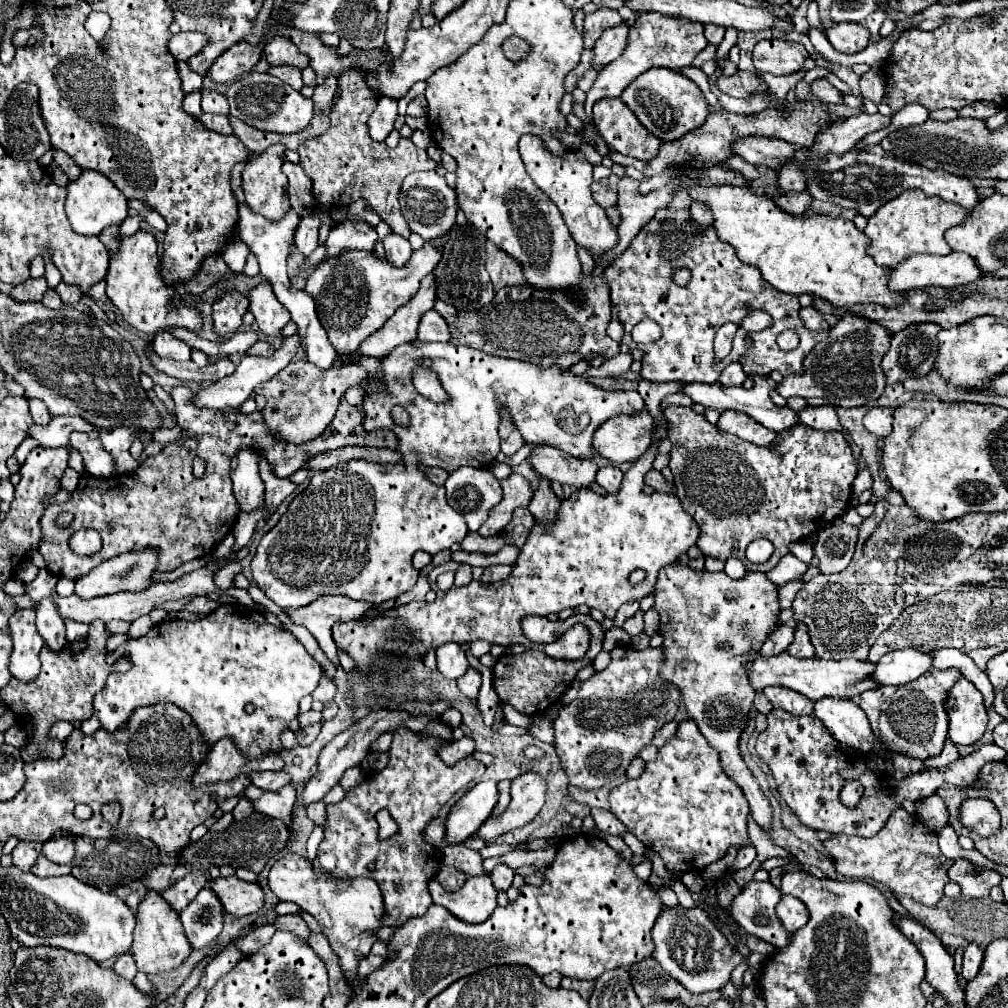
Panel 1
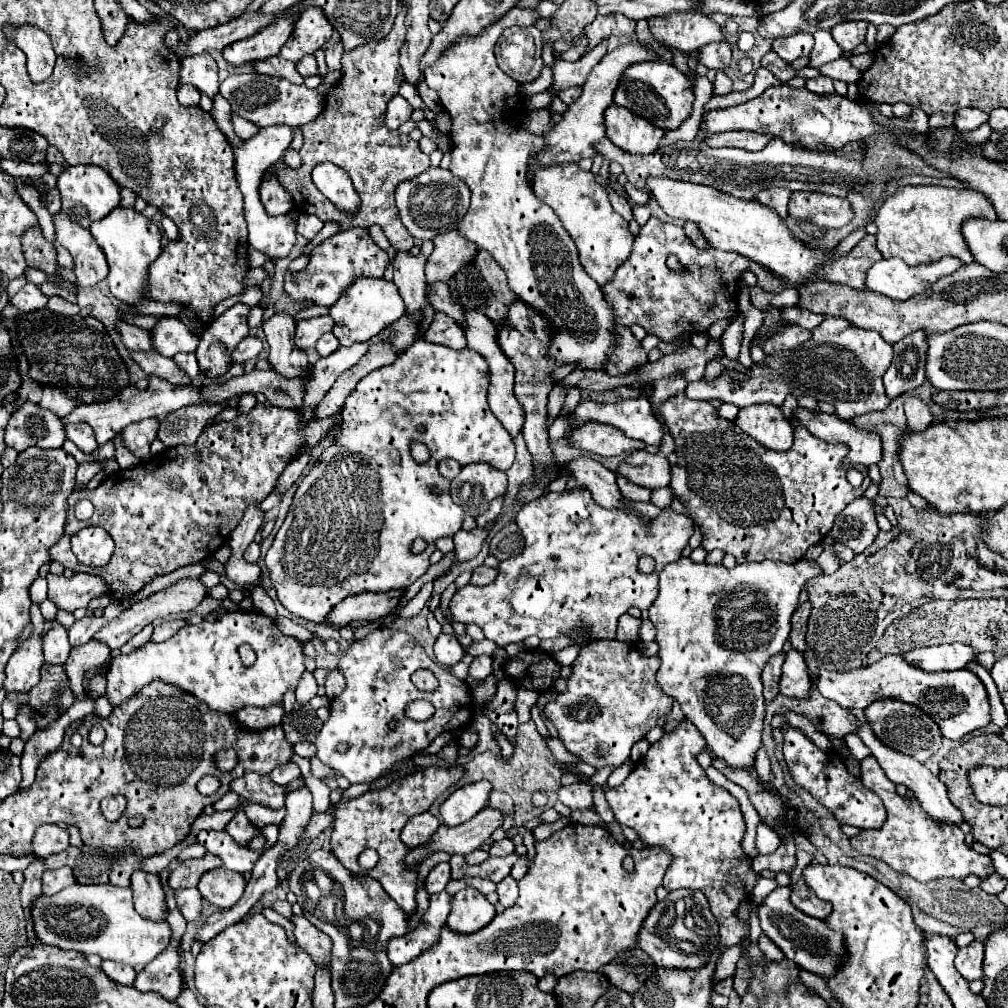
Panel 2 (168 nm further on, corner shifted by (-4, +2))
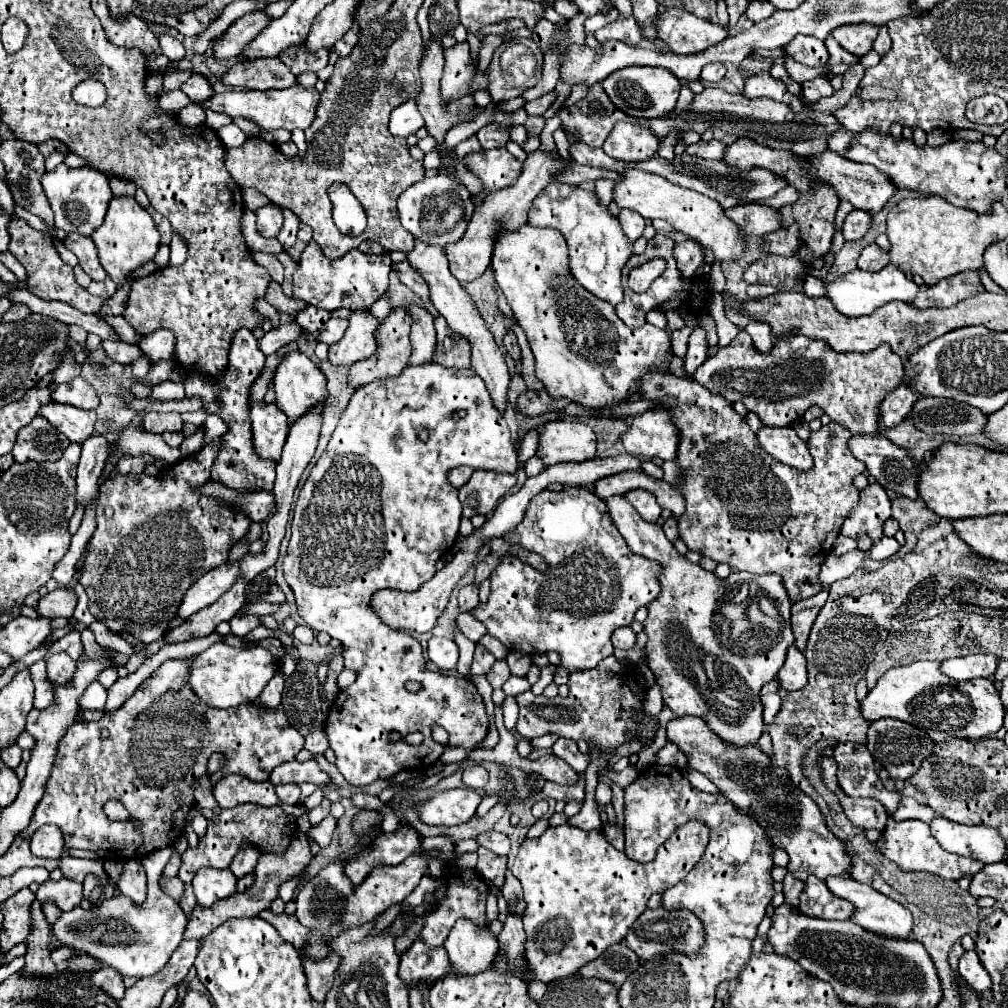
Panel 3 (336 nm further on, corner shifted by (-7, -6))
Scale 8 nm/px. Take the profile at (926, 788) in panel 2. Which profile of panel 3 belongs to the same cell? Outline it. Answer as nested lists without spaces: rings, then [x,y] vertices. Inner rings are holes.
[[[934,813],[934,819],[930,821],[930,831],[934,839],[950,853],[968,855],[972,859],[978,859],[982,863],[996,863],[1004,859],[1006,843],[1002,837],[982,825],[962,825],[954,823],[940,813]]]

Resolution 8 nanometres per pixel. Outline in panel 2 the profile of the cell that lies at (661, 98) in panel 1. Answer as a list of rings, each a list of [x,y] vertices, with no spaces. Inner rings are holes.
[[[643,61],[643,63],[633,63],[623,71],[623,77],[619,81],[619,87],[615,89],[613,103],[619,107],[625,107],[639,117],[647,119],[649,123],[669,131],[677,129],[687,115],[691,113],[691,103],[693,103],[693,87],[689,79],[671,63],[667,61]]]

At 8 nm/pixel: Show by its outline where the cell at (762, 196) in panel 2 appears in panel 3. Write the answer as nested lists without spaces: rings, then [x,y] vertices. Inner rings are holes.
[[[752,203],[726,209],[726,215],[736,221],[746,235],[766,235],[780,229],[780,209]]]

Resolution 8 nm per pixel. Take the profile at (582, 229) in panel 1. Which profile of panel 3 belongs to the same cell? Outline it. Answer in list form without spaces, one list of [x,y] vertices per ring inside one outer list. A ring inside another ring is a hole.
[[[550,183],[534,199],[528,223],[534,223],[536,227],[554,227],[566,237],[570,249],[570,269],[582,287],[612,305],[622,301],[620,271],[632,255],[632,243],[626,239],[618,217],[614,217],[610,209],[598,201],[594,191],[568,183]]]

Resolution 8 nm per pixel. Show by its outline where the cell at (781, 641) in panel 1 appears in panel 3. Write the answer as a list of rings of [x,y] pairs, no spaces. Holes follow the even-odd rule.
[[[772,679],[770,683],[766,683],[766,687],[762,687],[762,691],[760,691],[760,699],[764,705],[764,723],[770,723],[782,707],[782,699],[778,693],[780,693],[780,681],[778,679]]]

